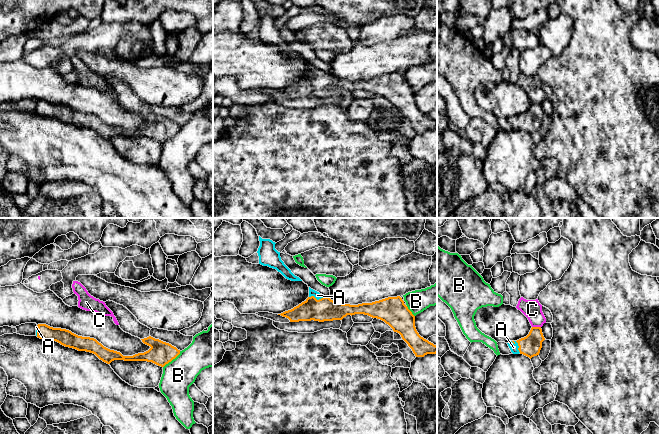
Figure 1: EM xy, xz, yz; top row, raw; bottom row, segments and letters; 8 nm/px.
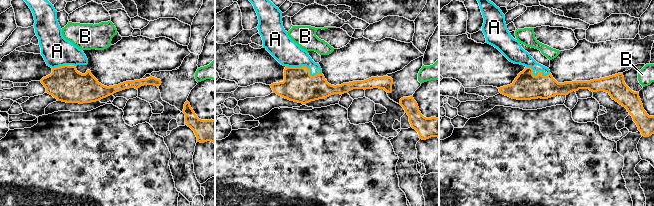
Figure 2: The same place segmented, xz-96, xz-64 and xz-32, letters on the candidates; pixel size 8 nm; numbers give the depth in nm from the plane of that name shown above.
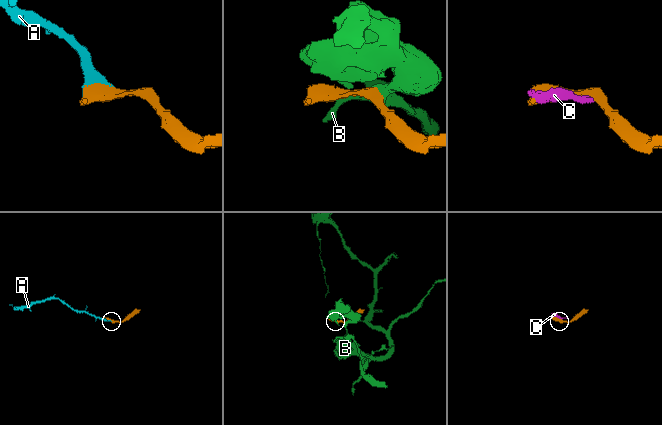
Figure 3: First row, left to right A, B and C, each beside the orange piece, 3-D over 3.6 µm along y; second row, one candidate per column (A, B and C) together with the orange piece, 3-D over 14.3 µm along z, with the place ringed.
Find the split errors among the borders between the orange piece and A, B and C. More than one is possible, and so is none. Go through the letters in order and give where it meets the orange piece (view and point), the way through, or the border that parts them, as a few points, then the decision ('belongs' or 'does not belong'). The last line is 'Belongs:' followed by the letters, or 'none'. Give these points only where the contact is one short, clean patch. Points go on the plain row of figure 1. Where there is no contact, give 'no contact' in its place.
A: yz (518, 121) | belongs
B: xy (172, 135) | along xy (180, 127), (163, 143) | does not belong
C: yz (536, 103) | does not belong
Belongs: A

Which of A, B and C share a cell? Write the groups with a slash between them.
A / B / C

